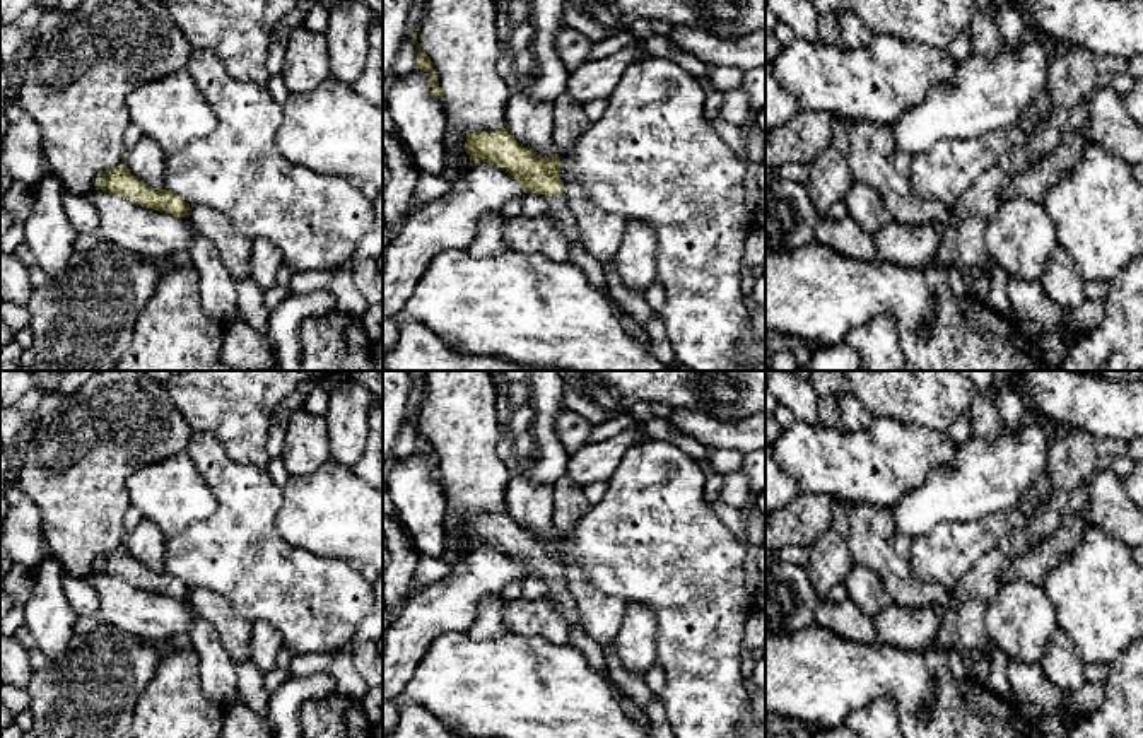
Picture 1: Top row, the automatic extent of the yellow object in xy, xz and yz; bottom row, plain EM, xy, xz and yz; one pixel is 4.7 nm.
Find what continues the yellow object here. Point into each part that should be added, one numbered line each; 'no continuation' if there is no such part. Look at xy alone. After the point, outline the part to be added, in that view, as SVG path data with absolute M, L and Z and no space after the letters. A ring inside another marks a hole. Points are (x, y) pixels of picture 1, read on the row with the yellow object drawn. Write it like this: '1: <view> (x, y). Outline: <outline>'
no continuation

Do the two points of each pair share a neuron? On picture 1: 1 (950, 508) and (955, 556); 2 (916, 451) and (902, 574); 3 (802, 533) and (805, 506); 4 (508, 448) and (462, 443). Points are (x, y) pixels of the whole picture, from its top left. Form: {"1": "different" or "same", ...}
{"1": "different", "2": "different", "3": "same", "4": "different"}

